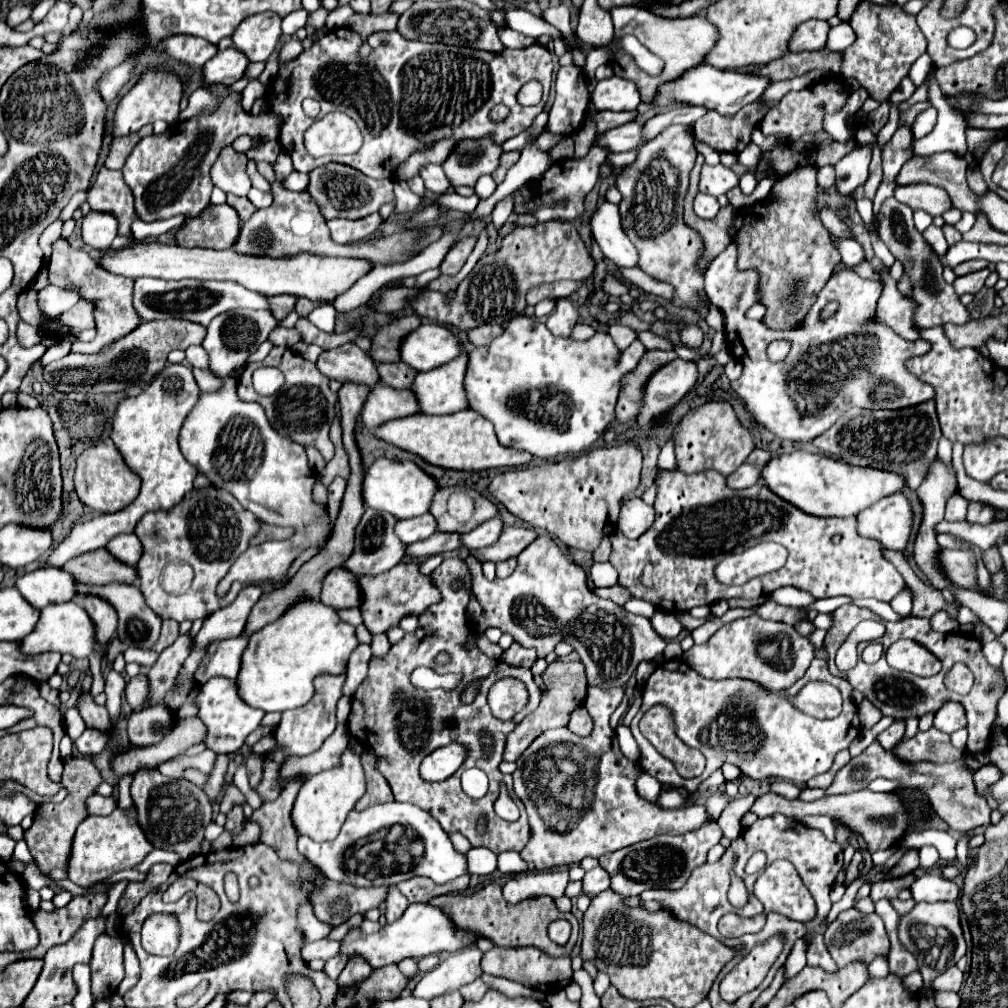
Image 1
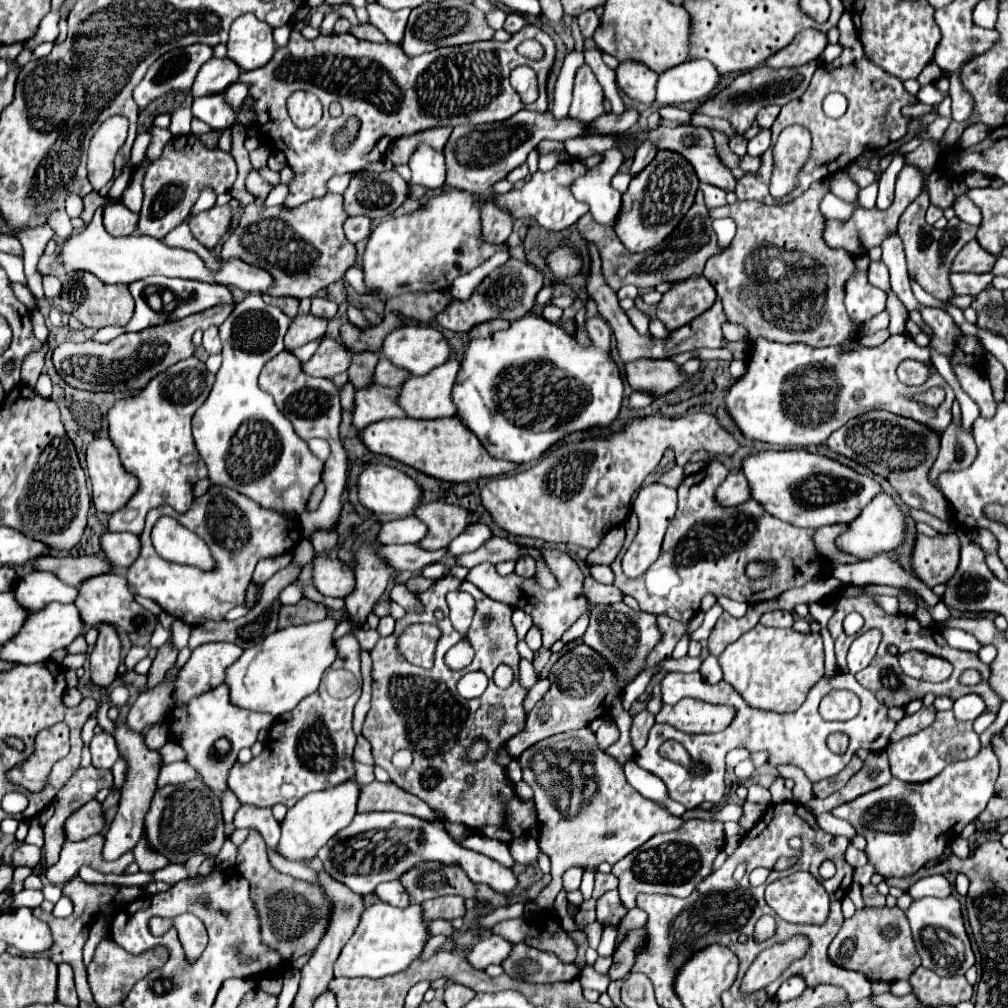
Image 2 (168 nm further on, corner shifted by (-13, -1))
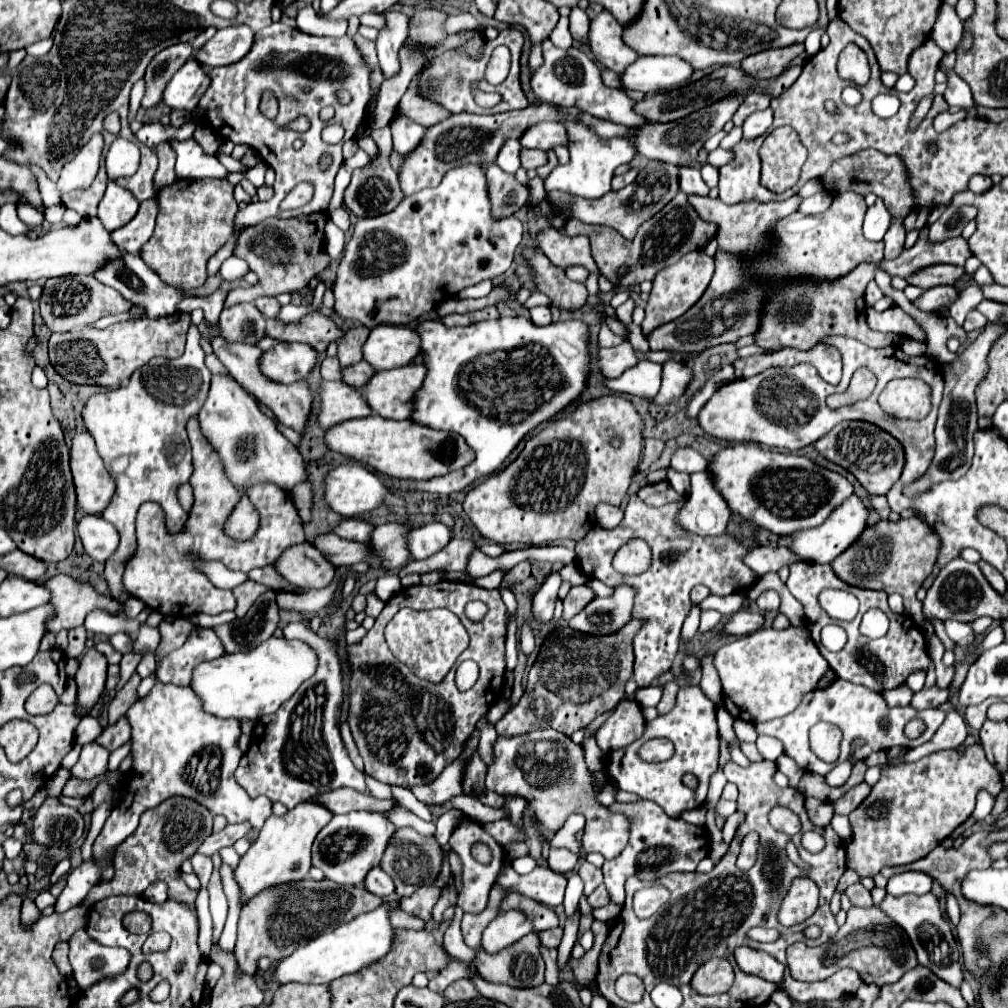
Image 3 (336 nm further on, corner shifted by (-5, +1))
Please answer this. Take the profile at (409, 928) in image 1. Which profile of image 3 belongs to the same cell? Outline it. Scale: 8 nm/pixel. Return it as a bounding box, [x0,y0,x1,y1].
[271,903,397,985]

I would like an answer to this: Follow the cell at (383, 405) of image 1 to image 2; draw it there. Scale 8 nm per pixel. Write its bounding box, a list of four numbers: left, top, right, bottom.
[353,385,405,429]

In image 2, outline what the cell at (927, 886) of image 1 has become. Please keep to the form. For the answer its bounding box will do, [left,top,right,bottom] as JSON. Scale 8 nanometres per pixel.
[909,875,953,899]

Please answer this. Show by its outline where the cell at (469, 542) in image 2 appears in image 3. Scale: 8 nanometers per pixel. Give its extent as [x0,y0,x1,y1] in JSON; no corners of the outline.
[407,523,451,559]

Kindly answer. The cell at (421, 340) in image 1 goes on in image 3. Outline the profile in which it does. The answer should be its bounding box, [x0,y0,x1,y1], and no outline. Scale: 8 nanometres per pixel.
[363,325,419,371]

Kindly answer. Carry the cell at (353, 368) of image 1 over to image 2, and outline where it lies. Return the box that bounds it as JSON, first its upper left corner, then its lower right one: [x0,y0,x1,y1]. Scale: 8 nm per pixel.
[305,337,353,379]

